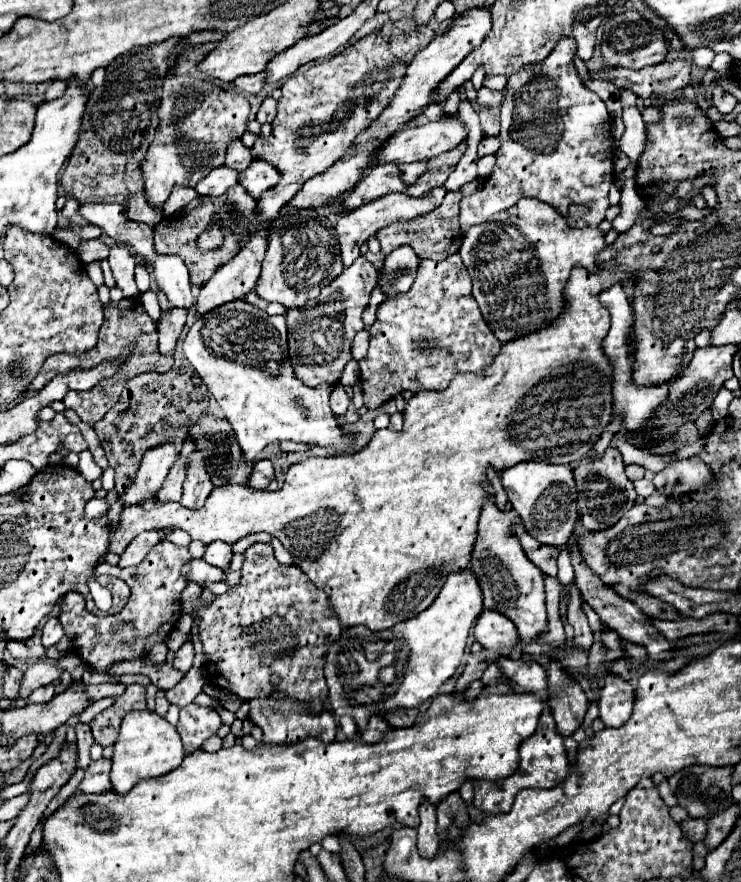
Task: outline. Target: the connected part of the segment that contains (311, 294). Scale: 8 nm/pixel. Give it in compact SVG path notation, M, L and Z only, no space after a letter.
M328 208L318 210L290 210L288 214L282 214L280 218L266 222L268 228L268 250L266 258L262 262L262 274L256 284L256 294L266 302L280 302L286 308L302 308L310 300L314 300L320 290L322 282L328 286L334 278L338 278L344 270L344 264L340 260L340 244L336 240L336 212L328 212Z

